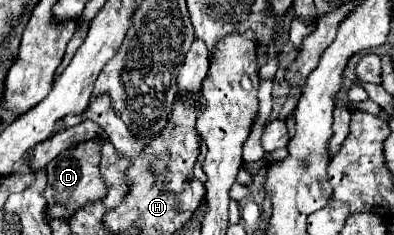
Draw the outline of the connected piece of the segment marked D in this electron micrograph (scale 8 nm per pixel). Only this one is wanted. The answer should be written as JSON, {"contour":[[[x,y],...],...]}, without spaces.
{"contour":[[[101,136],[95,140],[87,140],[87,144],[79,144],[79,148],[71,148],[71,152],[59,154],[55,160],[47,164],[47,188],[43,196],[47,198],[47,218],[71,218],[75,210],[85,206],[91,200],[101,200],[105,196],[107,184],[99,172],[101,160]]]}

